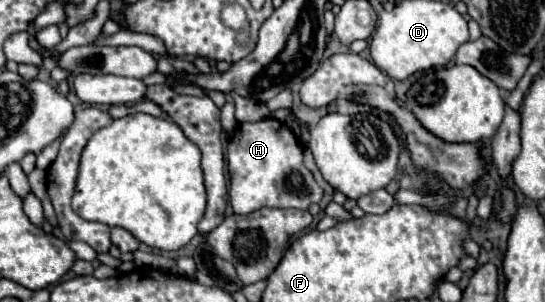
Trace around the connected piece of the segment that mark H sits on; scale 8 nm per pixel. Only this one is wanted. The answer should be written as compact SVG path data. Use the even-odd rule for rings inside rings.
M262 119L254 123L240 123L232 135L226 151L228 177L230 177L230 205L234 213L248 215L262 207L280 209L308 209L312 203L320 203L322 187L314 181L312 173L304 167L302 145L294 131L278 119ZM294 173L294 193L292 193Z

